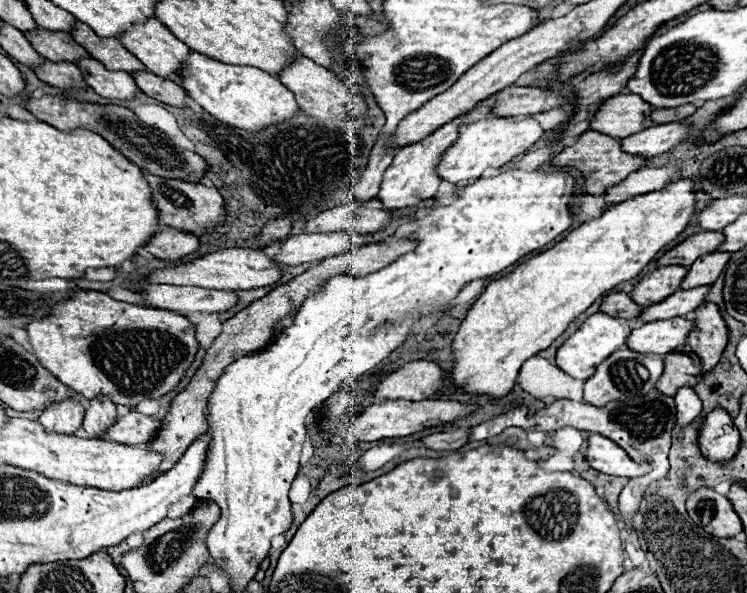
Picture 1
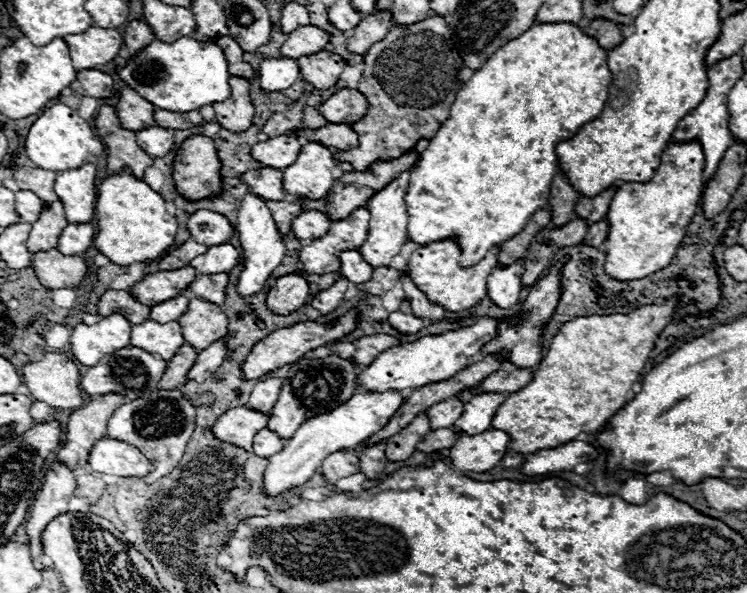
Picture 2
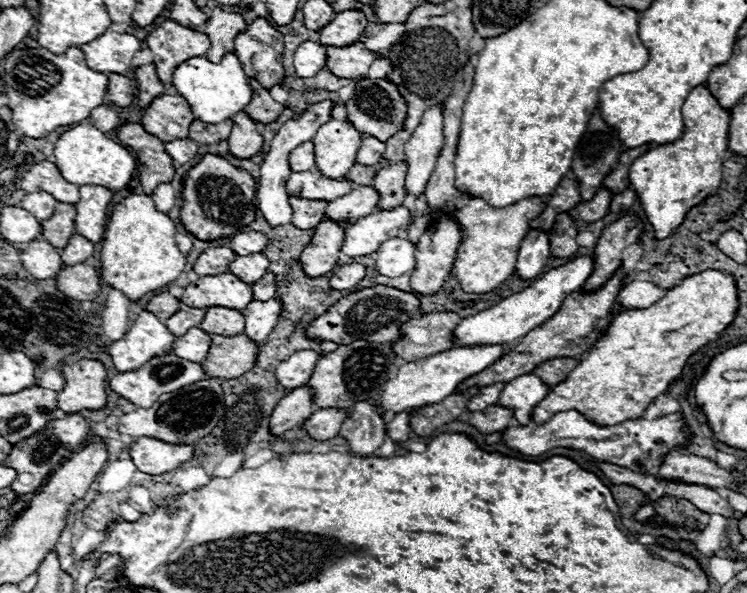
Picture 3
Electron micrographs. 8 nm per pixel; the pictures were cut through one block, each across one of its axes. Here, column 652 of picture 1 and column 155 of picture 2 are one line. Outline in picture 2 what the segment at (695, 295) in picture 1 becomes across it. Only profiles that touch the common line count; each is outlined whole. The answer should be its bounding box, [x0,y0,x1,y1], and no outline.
[150,296,188,322]

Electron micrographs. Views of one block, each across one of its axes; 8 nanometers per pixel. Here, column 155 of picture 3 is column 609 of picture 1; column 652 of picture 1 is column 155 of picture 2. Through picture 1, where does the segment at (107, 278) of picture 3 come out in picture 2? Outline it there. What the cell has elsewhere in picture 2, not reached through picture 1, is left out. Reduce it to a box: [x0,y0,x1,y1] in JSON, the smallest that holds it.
[94,168,178,266]

